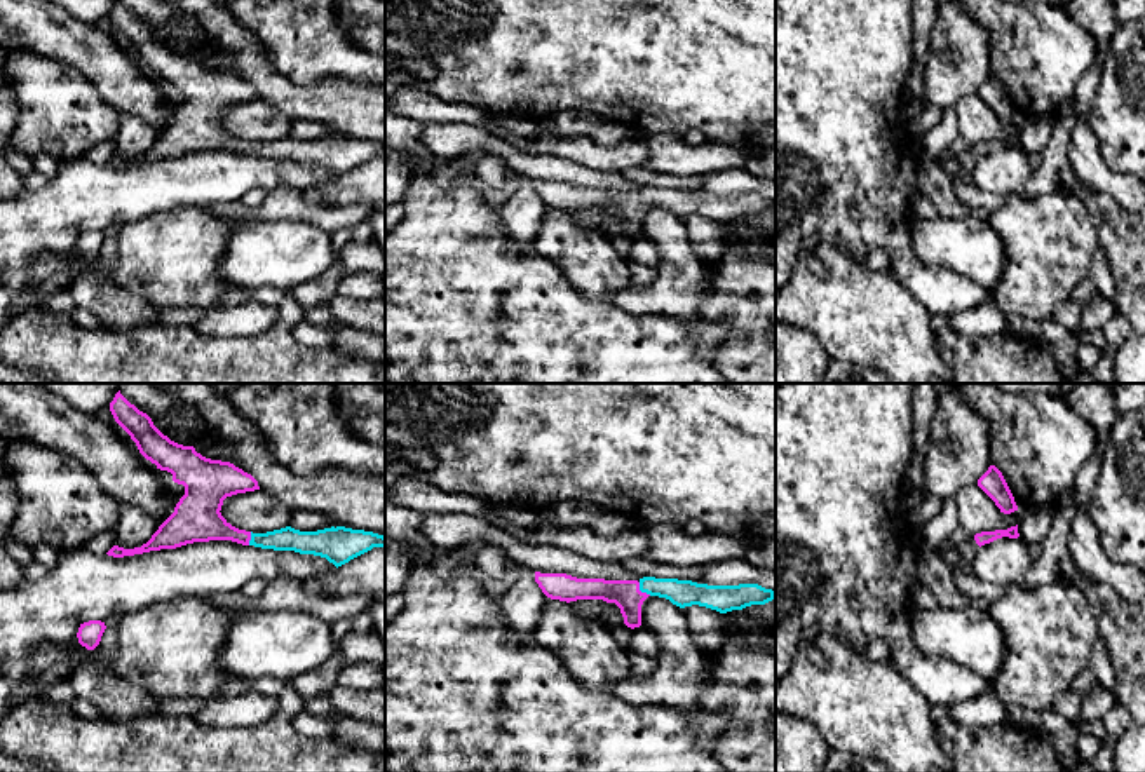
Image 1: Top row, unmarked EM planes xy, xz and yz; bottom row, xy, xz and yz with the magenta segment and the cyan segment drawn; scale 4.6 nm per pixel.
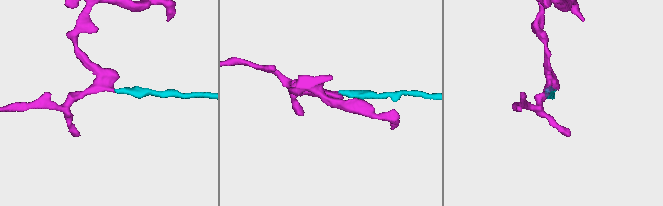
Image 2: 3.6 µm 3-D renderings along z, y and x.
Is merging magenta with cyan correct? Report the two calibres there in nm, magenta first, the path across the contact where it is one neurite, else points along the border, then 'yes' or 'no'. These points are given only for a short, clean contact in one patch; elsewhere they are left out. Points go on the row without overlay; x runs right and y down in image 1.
140 nm thick on the magenta side, 130 nm on the other; runs through xz (626, 204), (640, 201), (675, 199), (682, 203); yes

